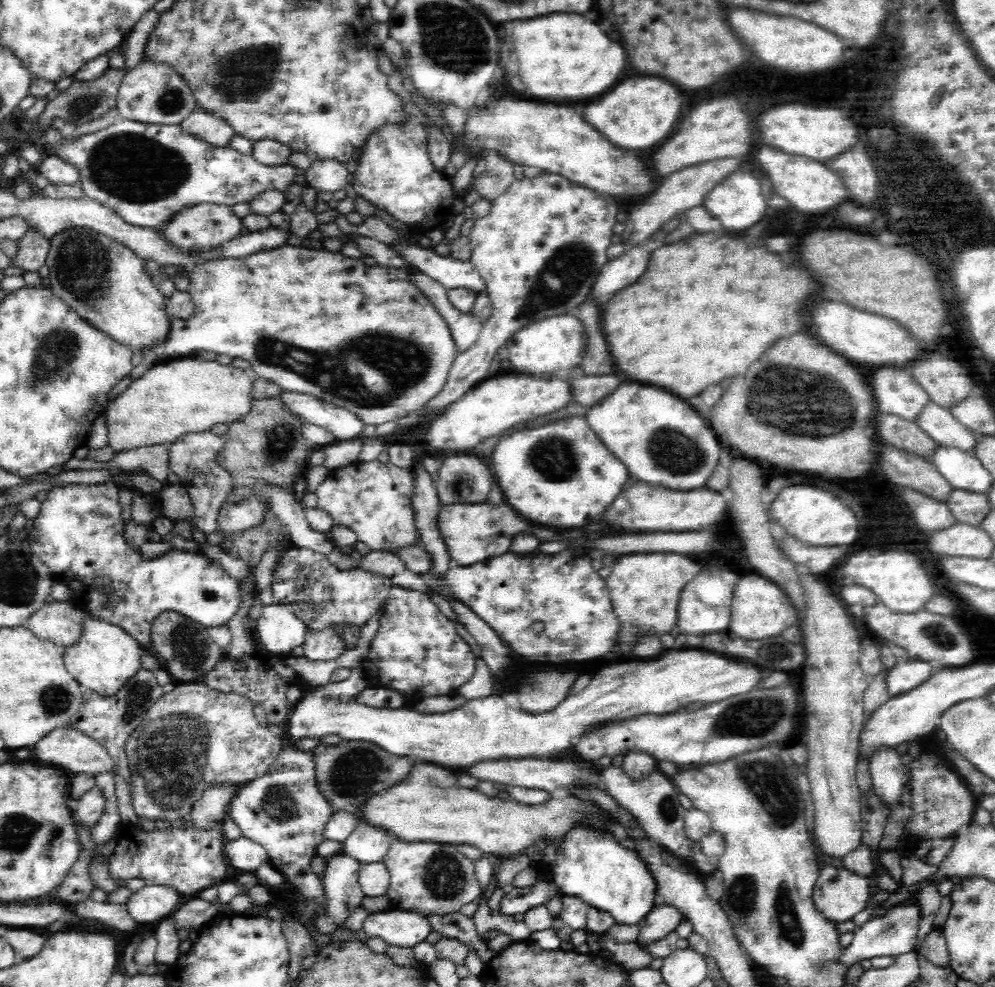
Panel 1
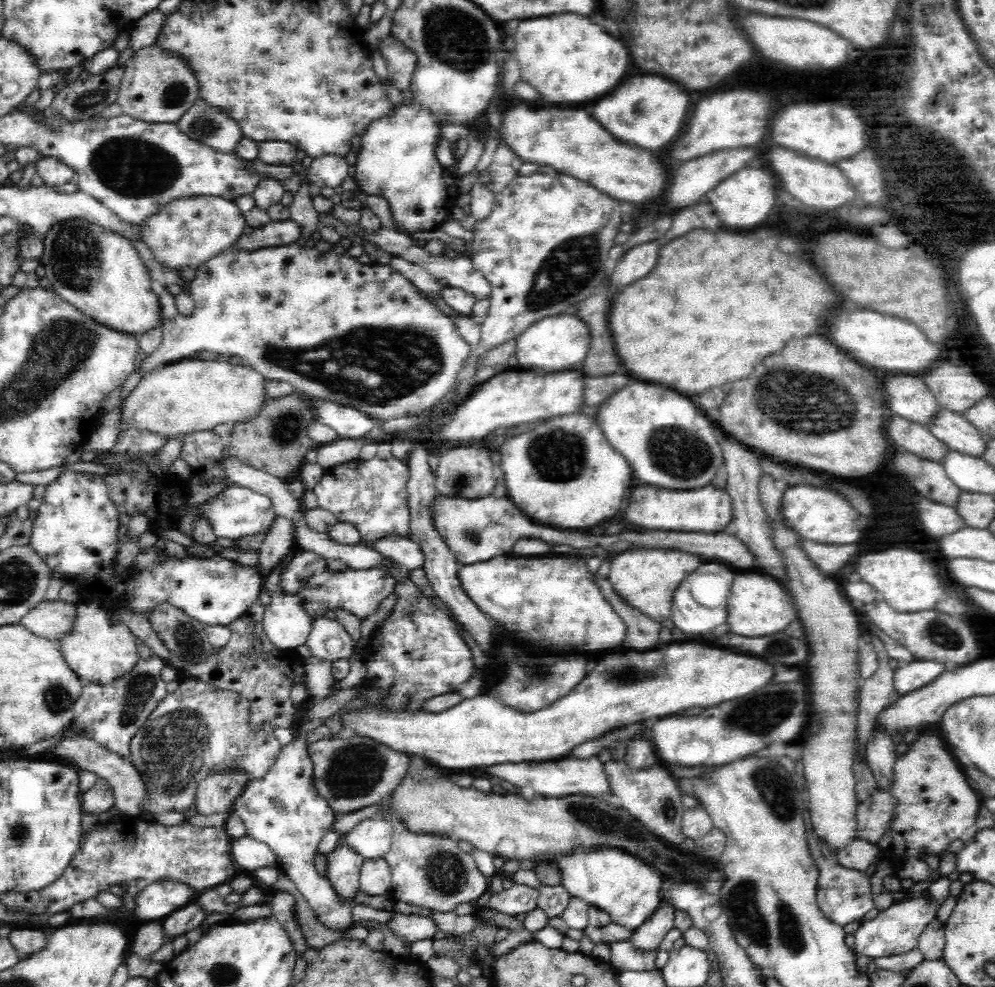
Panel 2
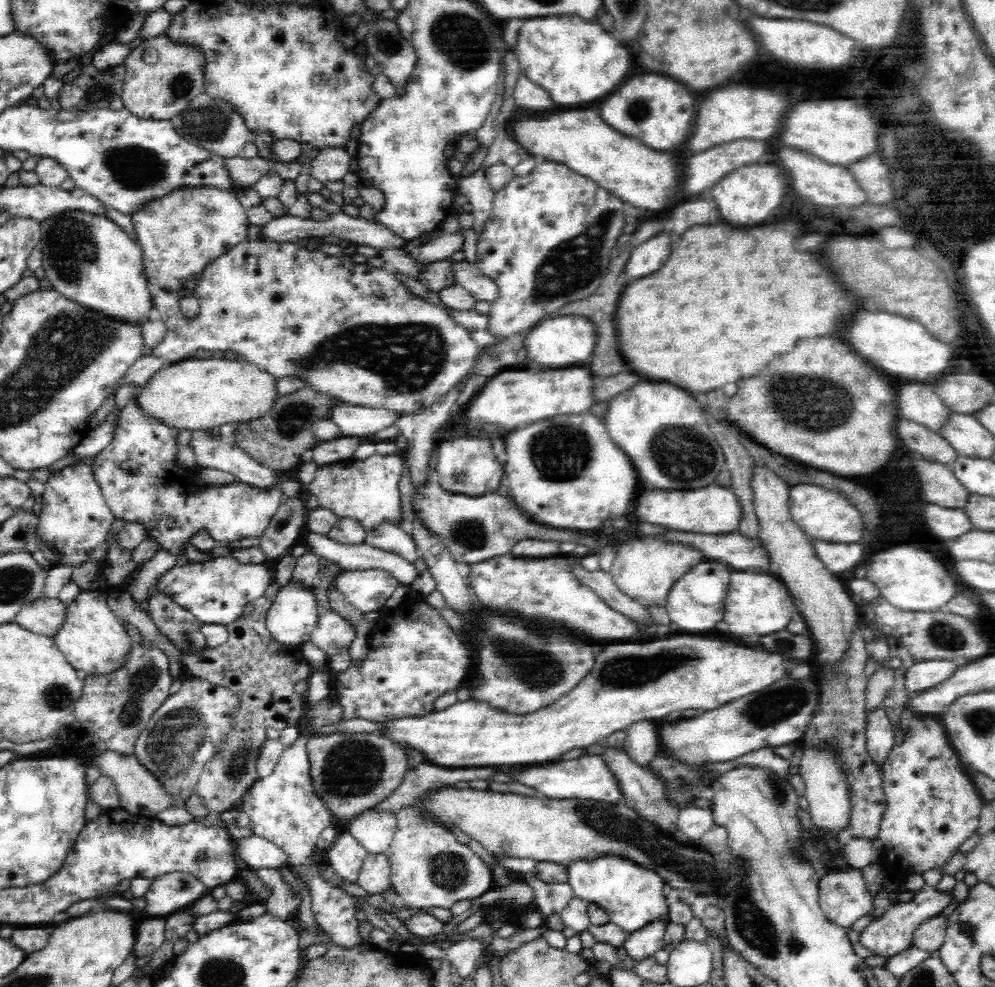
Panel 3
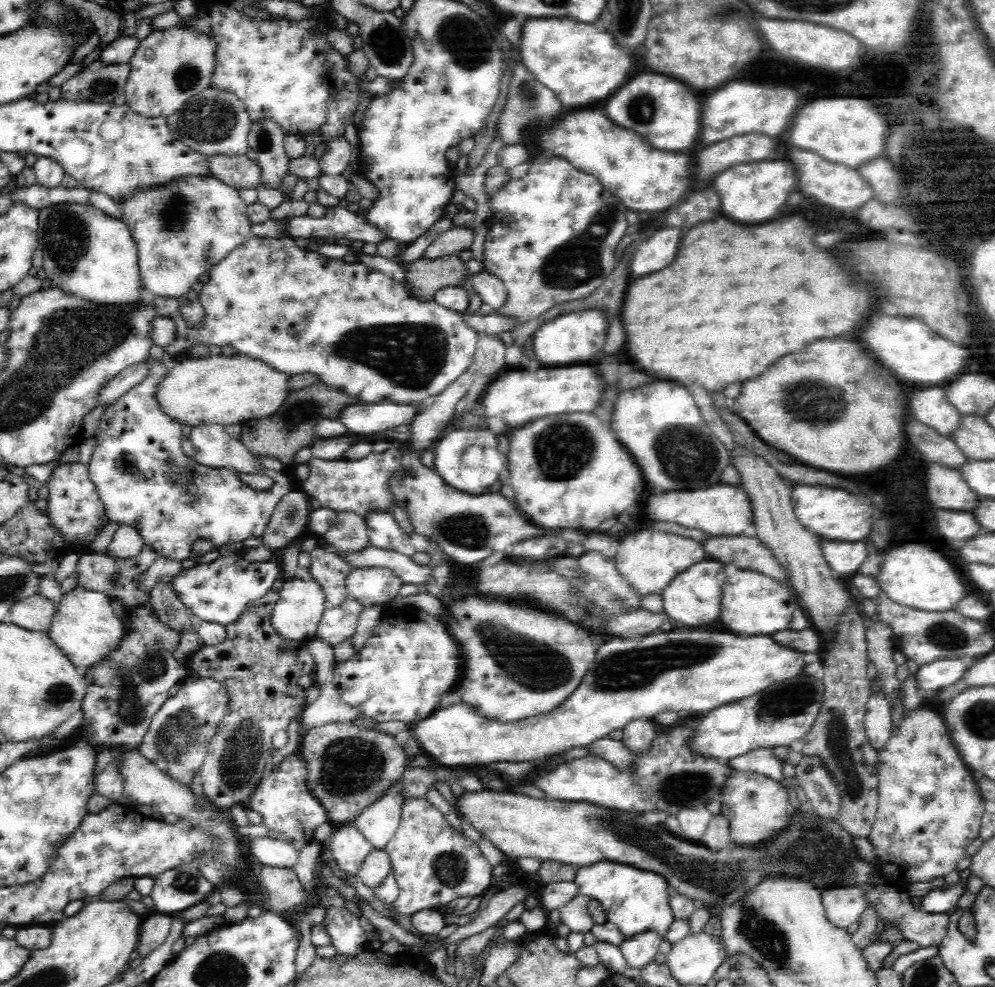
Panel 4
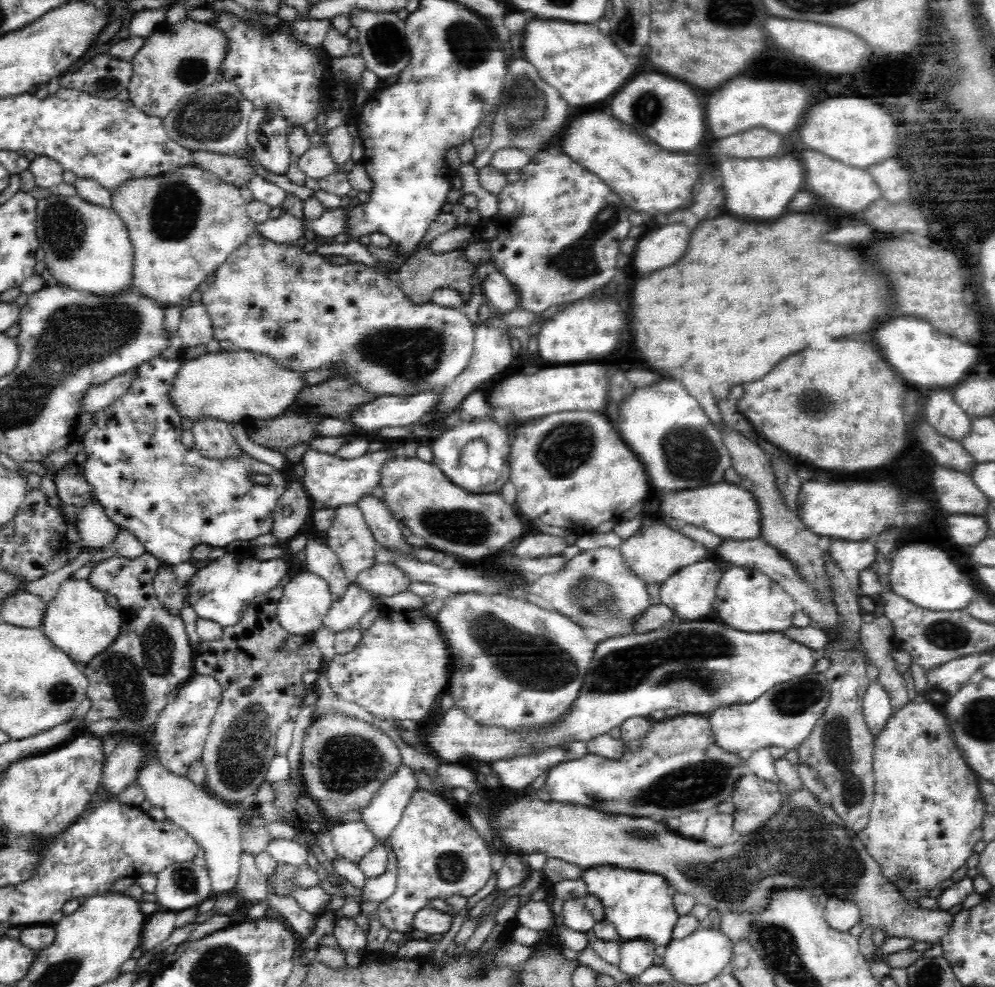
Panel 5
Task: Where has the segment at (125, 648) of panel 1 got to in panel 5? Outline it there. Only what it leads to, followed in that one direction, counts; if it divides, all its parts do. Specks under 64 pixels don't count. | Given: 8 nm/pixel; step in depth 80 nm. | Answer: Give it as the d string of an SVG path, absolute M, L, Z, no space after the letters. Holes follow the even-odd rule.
M67 579L44 612L42 630L56 647L84 668L118 638L122 632L122 614L120 610L108 606L105 594L94 589L87 579Z

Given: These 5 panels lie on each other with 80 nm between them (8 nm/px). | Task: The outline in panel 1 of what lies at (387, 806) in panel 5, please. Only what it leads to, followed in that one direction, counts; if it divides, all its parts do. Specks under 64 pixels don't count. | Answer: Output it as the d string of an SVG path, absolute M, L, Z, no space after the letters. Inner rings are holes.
M360 822L346 838L342 852L360 864L381 862L389 850L390 838L384 829Z

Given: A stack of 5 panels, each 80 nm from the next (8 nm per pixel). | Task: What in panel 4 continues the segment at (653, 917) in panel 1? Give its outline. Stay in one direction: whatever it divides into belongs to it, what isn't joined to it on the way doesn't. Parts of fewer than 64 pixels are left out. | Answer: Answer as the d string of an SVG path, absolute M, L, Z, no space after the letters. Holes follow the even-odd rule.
M655 931L640 932L638 935L625 937L619 947L628 966L640 970L646 962L654 960L662 939Z

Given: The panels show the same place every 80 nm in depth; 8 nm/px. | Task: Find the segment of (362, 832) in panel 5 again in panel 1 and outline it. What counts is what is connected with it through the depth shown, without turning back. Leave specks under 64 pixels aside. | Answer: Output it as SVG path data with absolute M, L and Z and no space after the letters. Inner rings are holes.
M339 852L326 860L326 869L322 878L324 889L325 917L331 918L336 928L344 928L350 914L361 907L365 897L358 880L360 863Z

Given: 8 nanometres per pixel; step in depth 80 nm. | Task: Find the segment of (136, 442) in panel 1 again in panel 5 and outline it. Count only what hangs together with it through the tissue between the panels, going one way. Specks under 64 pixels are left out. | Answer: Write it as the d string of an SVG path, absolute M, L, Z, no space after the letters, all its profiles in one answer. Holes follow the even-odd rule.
M245 349L233 352L220 351L217 354L208 353L193 360L185 359L168 395L178 414L189 418L192 422L202 417L212 417L226 424L245 423L251 419L268 420L280 416L294 402L298 392L304 388L302 375L301 372L294 372L293 369L278 364L264 353L250 352Z

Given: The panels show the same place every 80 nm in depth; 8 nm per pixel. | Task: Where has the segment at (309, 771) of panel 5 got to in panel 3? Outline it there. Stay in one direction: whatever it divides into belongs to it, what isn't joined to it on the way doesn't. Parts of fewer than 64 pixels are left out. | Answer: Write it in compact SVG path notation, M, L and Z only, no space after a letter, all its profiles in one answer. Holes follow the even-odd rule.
M373 733L330 734L307 740L311 777L317 795L326 803L334 820L346 822L365 809L386 800L409 770L407 756L399 744Z

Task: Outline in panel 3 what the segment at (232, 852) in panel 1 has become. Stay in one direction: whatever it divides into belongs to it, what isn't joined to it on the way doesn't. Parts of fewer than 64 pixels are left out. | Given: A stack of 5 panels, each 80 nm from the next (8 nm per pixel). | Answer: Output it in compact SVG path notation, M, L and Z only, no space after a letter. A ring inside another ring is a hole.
M251 835L237 840L234 850L239 860L252 870L286 867L286 853L278 846L258 836Z

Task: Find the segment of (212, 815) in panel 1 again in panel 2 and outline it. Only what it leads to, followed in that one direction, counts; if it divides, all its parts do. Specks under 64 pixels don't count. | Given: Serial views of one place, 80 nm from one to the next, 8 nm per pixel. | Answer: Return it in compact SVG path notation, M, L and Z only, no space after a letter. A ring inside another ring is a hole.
M244 771L210 772L198 784L195 796L196 814L229 814L234 800L240 796L244 786L248 784L248 775Z

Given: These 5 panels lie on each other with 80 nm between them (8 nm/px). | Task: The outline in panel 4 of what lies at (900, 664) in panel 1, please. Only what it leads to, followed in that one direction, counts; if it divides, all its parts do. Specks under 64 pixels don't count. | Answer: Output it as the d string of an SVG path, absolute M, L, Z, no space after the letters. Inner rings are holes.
M940 659L928 664L918 665L918 670L914 672L916 688L936 692L944 686L950 686L962 678L966 667L972 660L966 659Z

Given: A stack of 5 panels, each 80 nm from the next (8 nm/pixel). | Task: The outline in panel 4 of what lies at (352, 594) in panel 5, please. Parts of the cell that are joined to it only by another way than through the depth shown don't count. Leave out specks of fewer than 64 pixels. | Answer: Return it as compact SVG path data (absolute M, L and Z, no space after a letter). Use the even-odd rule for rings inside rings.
M350 597L338 608L324 608L315 639L328 643L332 650L337 644L351 640L362 610L363 607Z

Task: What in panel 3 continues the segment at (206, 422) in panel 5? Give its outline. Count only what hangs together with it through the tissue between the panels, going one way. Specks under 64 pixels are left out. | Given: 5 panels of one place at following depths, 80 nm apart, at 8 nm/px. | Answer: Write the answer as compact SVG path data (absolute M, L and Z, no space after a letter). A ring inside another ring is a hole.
M197 430L191 435L189 444L198 467L229 472L238 482L250 484L261 491L270 492L279 483L274 471L256 463L238 445L222 443L216 430ZM208 432L211 432L213 439L208 439Z

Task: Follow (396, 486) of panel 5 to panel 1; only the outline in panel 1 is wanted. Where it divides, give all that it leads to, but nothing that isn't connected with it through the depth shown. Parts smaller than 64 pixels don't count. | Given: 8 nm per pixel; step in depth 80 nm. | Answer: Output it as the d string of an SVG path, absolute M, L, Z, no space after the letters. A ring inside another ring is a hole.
M459 502L458 504L441 505L437 525L451 561L466 567L509 552L513 536L520 534L522 531L526 532L528 530L530 534L534 534L541 541L558 540L558 537L554 534L557 531L542 529L532 524L528 526L526 522L506 502L501 505L492 505L488 502L479 502L478 504L462 504Z

